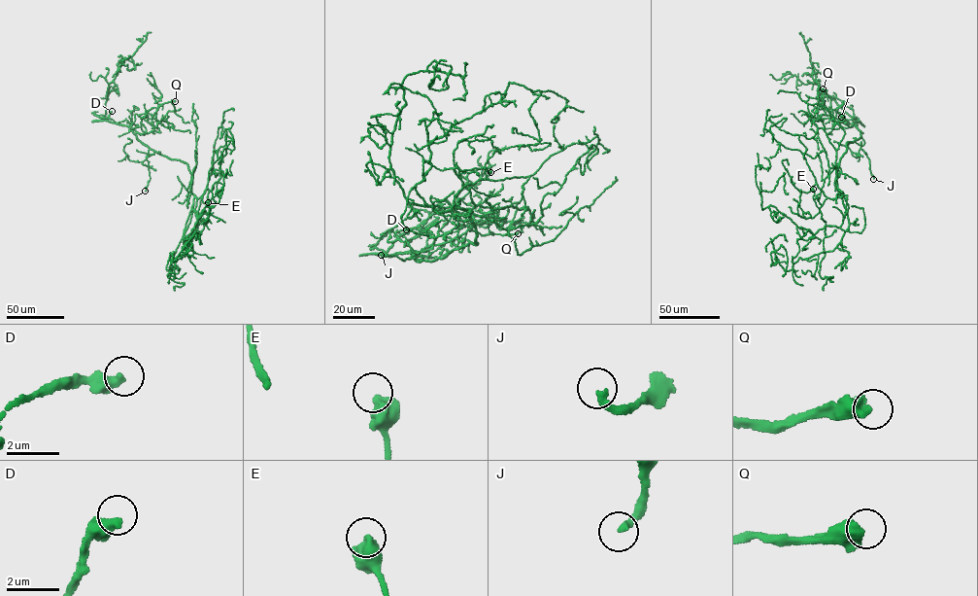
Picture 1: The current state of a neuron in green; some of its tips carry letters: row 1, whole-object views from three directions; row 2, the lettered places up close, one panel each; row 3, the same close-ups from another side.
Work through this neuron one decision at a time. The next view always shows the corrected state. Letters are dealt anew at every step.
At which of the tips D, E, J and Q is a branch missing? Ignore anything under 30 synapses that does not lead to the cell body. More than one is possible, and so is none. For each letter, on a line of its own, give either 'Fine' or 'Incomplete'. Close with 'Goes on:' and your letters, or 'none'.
D: Fine
E: Fine
J: Fine
Q: Incomplete
Goes on: Q

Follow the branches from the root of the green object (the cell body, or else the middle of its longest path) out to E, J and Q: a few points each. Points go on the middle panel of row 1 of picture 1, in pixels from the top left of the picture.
E: (473, 223), (459, 207), (438, 212), (415, 188), (430, 162), (441, 170), (486, 167), (490, 172)
J: (473, 223), (478, 243), (453, 249), (441, 258), (419, 262), (414, 252), (404, 261), (381, 255)
Q: (473, 223), (476, 245), (470, 243), (433, 261), (417, 258), (421, 249), (468, 229), (518, 233)

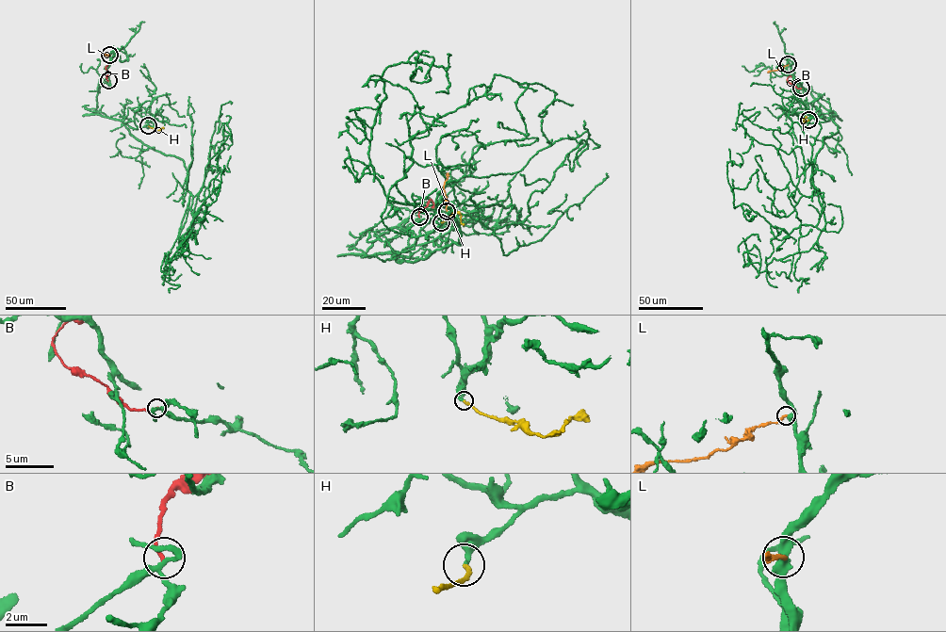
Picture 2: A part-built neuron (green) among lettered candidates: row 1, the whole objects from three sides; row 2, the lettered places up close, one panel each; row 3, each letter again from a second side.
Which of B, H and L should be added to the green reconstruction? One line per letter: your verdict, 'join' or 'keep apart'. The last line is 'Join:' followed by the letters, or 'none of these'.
B: keep apart
H: join
L: keep apart
Join: H

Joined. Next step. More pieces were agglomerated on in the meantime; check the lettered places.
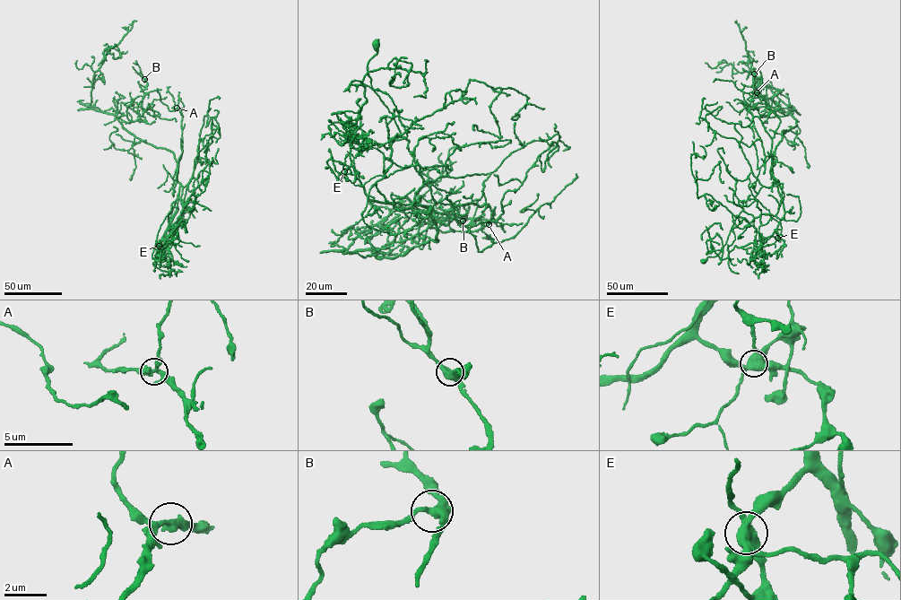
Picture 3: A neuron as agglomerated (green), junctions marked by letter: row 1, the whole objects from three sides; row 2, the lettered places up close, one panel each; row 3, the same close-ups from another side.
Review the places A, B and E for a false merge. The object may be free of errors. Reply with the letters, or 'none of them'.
E

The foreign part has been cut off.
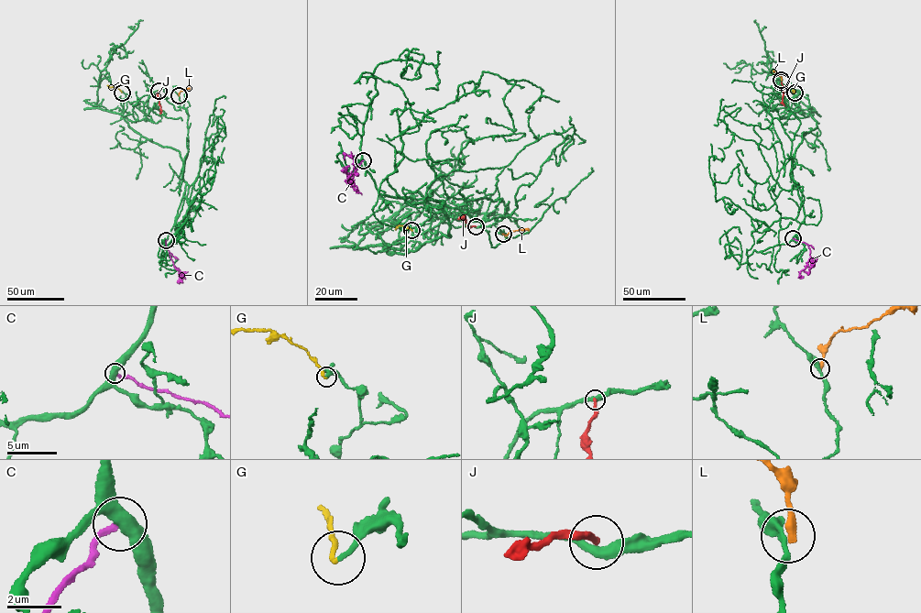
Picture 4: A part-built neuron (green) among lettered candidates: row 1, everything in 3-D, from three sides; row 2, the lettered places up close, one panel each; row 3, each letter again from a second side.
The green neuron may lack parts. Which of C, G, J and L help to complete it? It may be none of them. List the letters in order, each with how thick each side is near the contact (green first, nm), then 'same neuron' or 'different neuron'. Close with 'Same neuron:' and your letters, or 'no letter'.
C: calibres 500 and 160 nm; different neuron
G: calibres 200 and 180 nm; same neuron
J: calibres 360 and 240 nm; different neuron
L: calibres 240 and 320 nm; different neuron
Same neuron: G

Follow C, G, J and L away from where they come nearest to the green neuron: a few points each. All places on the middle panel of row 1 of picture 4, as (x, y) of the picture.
C: (363, 160), (348, 182), (347, 176), (355, 171), (353, 157), (347, 155), (352, 156), (350, 154)
G: (411, 230), (398, 225), (395, 229)
J: (476, 226), (466, 225), (462, 217), (457, 219)
L: (503, 234), (529, 230)

